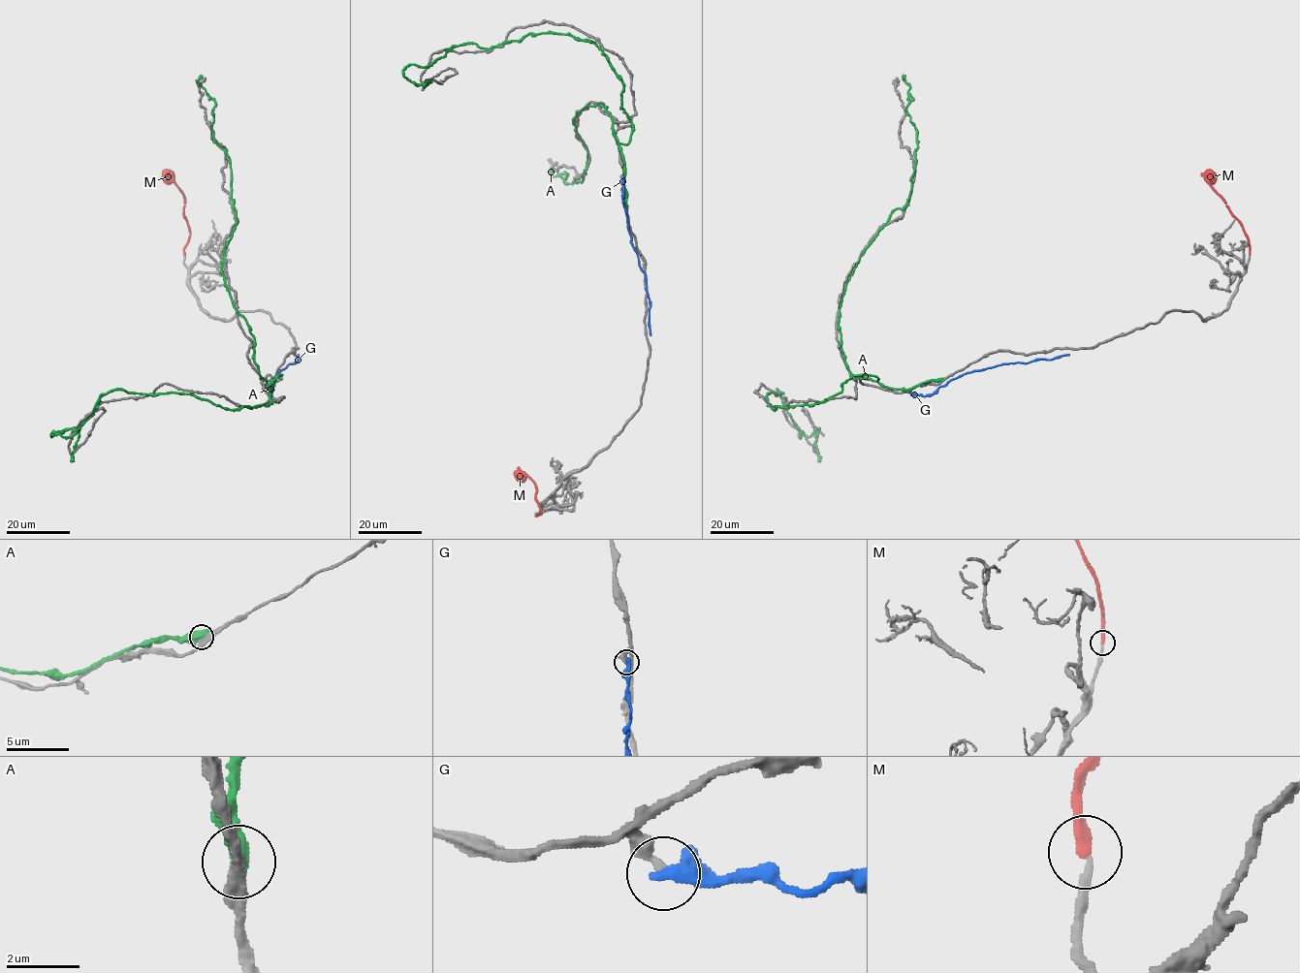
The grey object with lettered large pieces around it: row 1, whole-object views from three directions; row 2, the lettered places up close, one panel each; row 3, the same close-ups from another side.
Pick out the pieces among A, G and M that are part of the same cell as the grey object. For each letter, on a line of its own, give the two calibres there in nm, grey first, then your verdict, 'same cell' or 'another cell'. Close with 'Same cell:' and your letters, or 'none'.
A: 400/550 nm | another cell
G: 320/400 nm | another cell
M: 200/320 nm | same cell
Same cell: M

